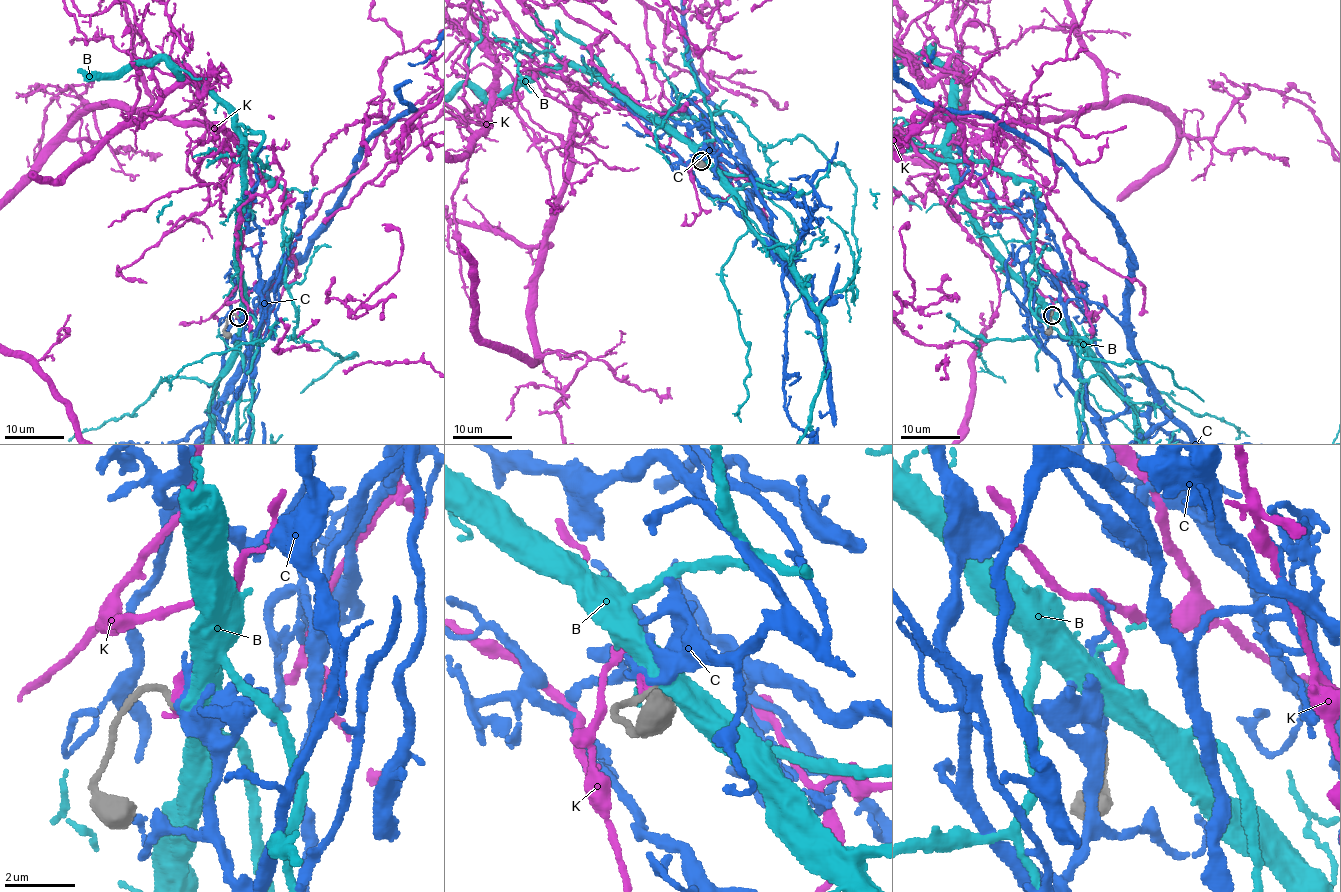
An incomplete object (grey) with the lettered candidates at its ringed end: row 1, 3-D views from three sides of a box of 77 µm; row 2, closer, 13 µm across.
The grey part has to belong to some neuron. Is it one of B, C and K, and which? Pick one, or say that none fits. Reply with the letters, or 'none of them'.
none of them

